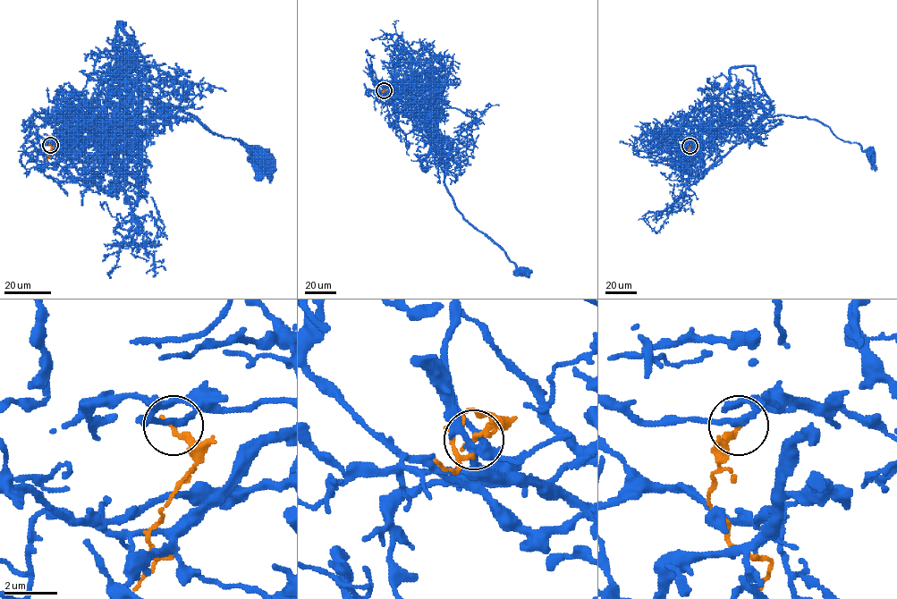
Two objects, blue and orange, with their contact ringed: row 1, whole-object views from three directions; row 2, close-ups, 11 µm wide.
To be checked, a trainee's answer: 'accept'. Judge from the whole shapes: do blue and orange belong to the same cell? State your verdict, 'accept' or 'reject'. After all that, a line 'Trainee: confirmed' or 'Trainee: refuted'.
reject
Trainee: refuted

